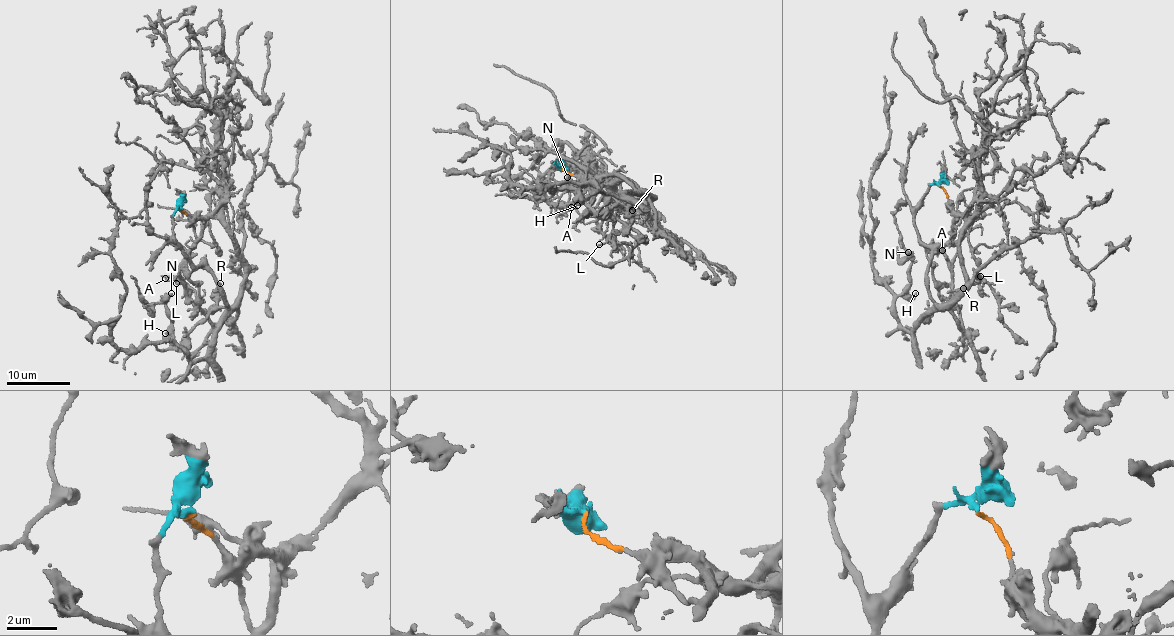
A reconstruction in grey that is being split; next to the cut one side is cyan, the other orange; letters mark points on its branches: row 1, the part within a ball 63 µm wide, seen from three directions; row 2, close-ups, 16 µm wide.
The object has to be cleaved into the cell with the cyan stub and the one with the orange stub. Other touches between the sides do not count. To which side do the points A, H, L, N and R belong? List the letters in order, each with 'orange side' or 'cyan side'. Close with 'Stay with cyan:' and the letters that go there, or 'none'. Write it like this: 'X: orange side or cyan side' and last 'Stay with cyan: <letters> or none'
A: orange side
H: cyan side
L: orange side
N: cyan side
R: cyan side
Stay with cyan: H, N, R

